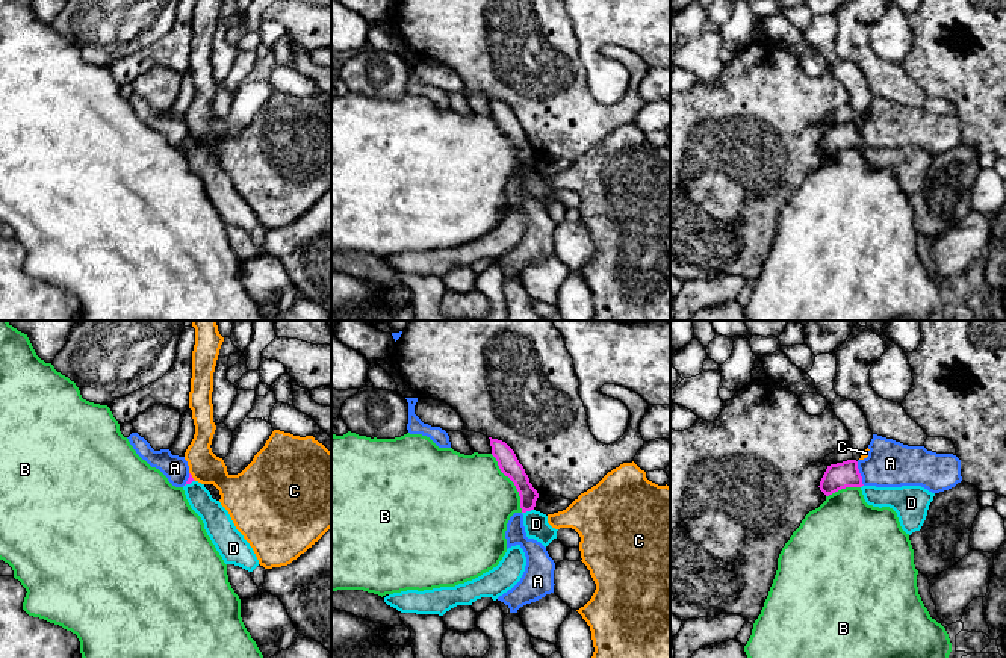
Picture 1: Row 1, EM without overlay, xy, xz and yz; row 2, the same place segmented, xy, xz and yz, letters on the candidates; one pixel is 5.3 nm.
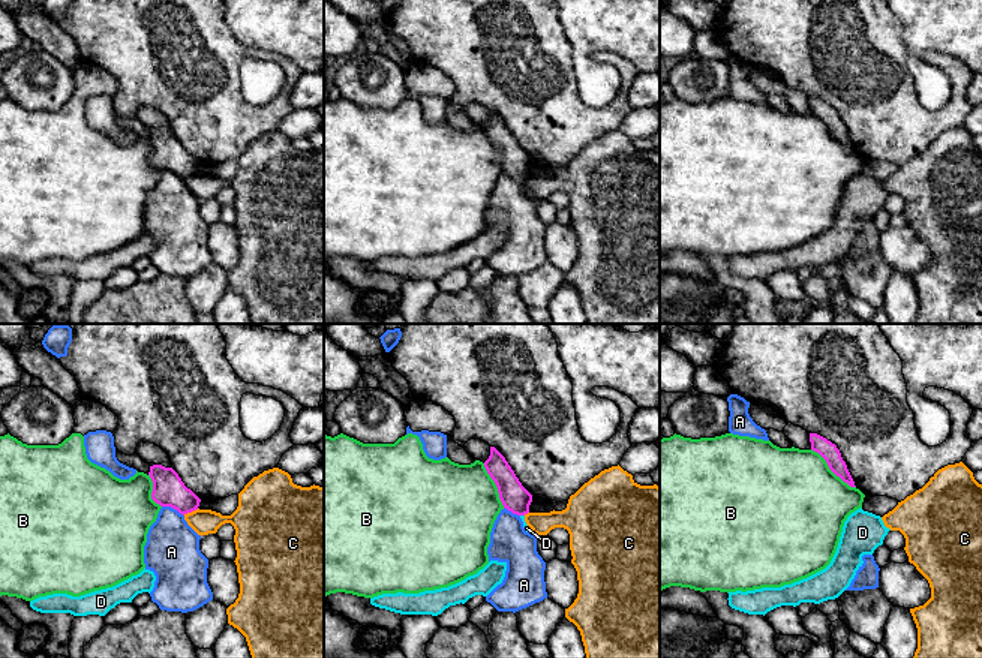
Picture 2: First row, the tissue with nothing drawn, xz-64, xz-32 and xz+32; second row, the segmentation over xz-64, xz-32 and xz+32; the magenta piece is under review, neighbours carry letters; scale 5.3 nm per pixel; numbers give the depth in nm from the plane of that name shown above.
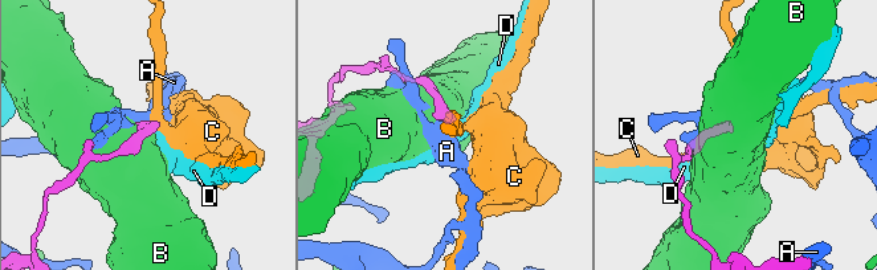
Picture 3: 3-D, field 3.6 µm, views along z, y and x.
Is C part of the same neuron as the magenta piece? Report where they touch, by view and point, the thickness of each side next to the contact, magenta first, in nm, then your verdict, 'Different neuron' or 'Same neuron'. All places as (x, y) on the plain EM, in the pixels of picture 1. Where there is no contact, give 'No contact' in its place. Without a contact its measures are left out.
Touches magenta at xy (191, 138). Thickness 30 nm (magenta) against 170 nm. Different neuron

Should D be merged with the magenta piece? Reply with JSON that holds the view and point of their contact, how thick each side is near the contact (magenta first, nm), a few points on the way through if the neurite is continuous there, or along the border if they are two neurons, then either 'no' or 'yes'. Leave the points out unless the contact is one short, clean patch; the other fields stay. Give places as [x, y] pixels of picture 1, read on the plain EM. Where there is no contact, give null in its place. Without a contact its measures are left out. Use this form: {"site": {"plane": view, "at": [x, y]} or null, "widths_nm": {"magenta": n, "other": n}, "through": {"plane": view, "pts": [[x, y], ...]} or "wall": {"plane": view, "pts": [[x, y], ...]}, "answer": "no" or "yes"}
{"site": {"plane": "xz", "at": [527, 171]}, "widths_nm": {"magenta": 110, "other": 130}, "wall": {"plane": "xz", "pts": [[533, 170], [522, 174]]}, "answer": "no"}

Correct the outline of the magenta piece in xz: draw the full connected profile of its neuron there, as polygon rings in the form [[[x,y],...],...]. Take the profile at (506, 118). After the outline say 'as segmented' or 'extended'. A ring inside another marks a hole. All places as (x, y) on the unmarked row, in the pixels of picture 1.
[[[489,100],[492,116],[496,119],[501,133],[514,144],[519,153],[522,174],[534,171],[539,154],[529,144],[529,139],[514,112],[502,101]]] | as segmented

